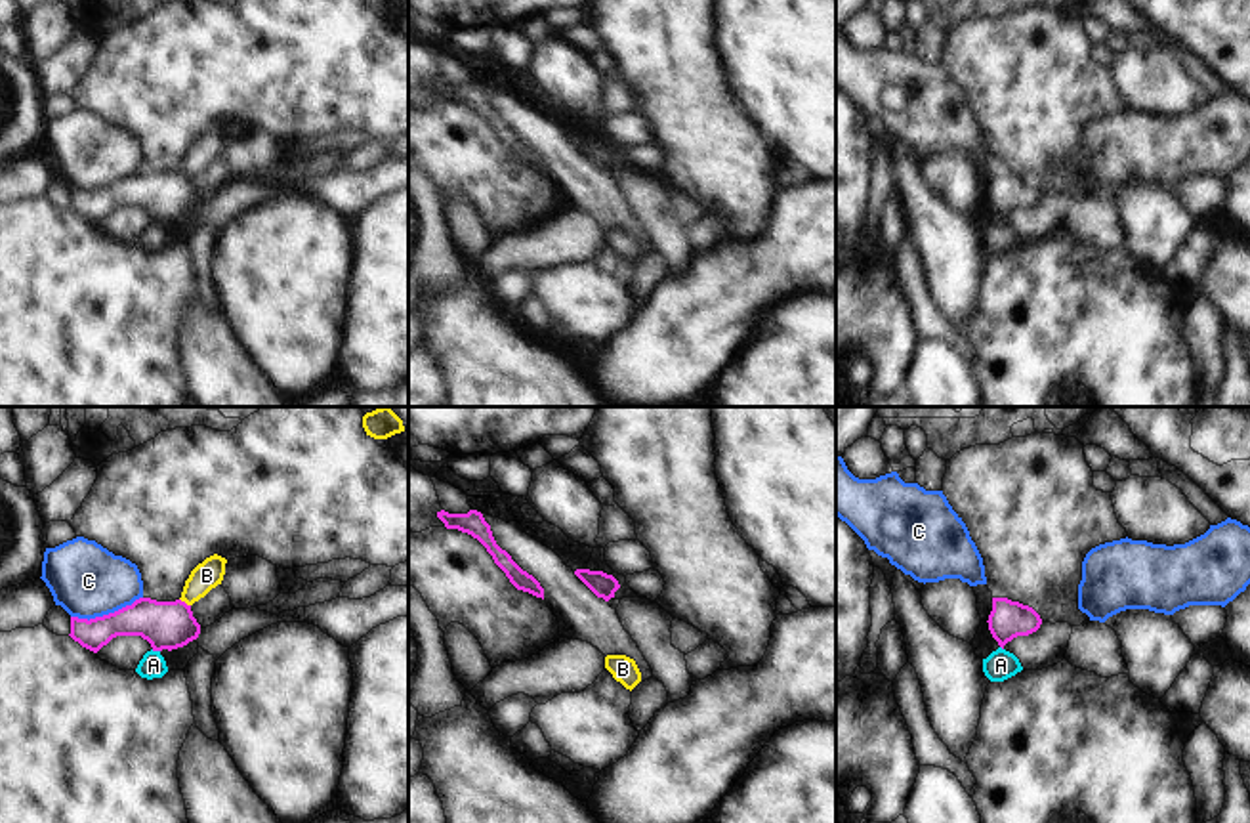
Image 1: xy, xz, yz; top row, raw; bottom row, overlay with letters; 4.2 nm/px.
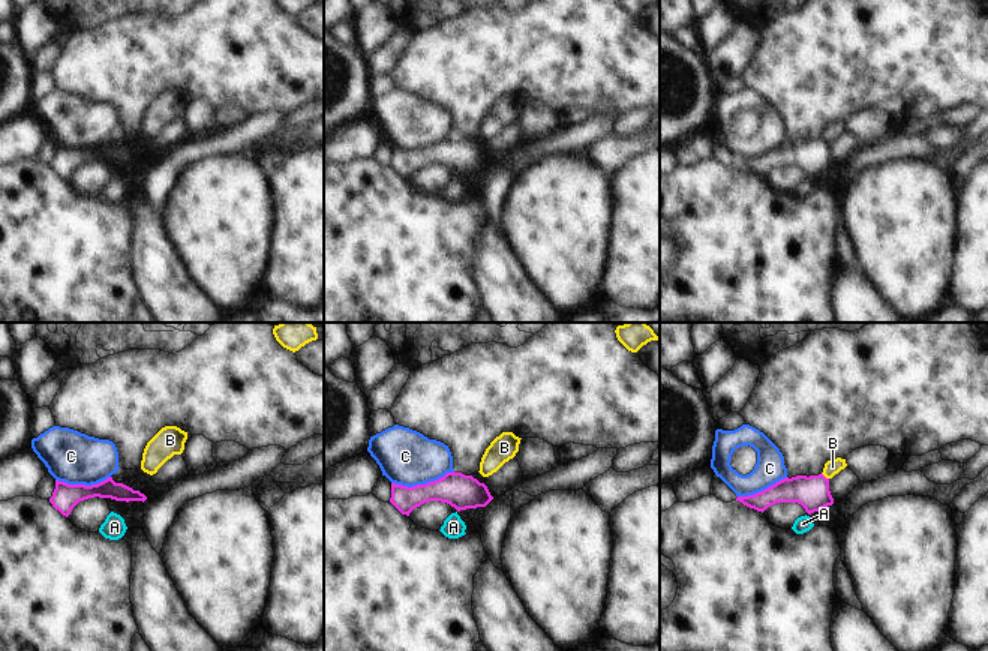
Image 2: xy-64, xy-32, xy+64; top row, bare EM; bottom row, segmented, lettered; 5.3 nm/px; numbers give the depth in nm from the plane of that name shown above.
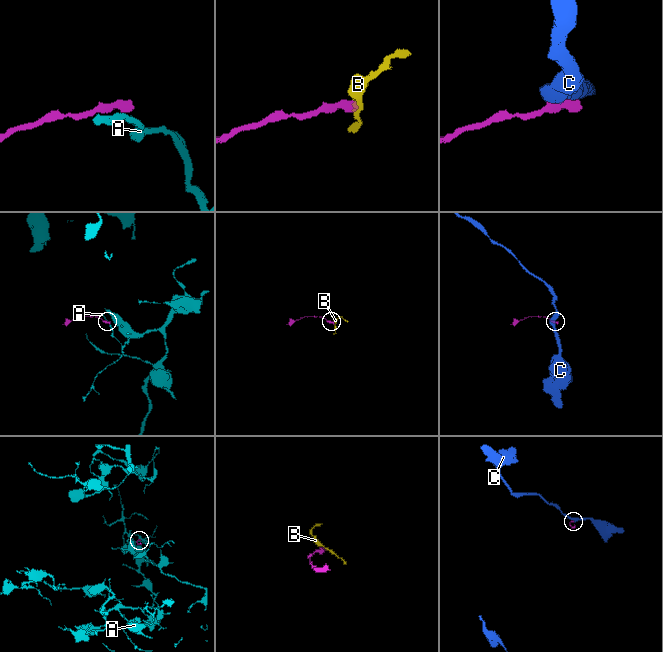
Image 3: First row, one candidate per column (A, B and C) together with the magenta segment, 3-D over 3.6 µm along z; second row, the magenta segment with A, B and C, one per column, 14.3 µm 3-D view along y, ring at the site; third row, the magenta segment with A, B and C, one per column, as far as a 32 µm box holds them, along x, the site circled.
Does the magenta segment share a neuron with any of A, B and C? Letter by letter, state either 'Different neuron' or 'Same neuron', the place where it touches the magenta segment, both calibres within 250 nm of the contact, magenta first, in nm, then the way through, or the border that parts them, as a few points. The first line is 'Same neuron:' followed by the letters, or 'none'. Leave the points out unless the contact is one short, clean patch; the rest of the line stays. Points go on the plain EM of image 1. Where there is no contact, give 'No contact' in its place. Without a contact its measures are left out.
Same neuron: none
A: Different neuron. Touches magenta at xy (155, 222). Thickness 200 nm (magenta) against 110 nm. Boundary: xy (151, 222), (159, 224)
B: Different neuron. Touches magenta at xy (184, 174). Thickness 200 nm (magenta) against 120 nm. Boundary: xy (180, 170), (189, 178)
C: Different neuron. Touches magenta at xy (105, 188). Thickness 190 nm (magenta) against 320 nm. Boundary: xy (142, 168), (102, 188), (88, 191), (71, 189)

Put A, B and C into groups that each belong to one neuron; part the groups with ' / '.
A / B / C

